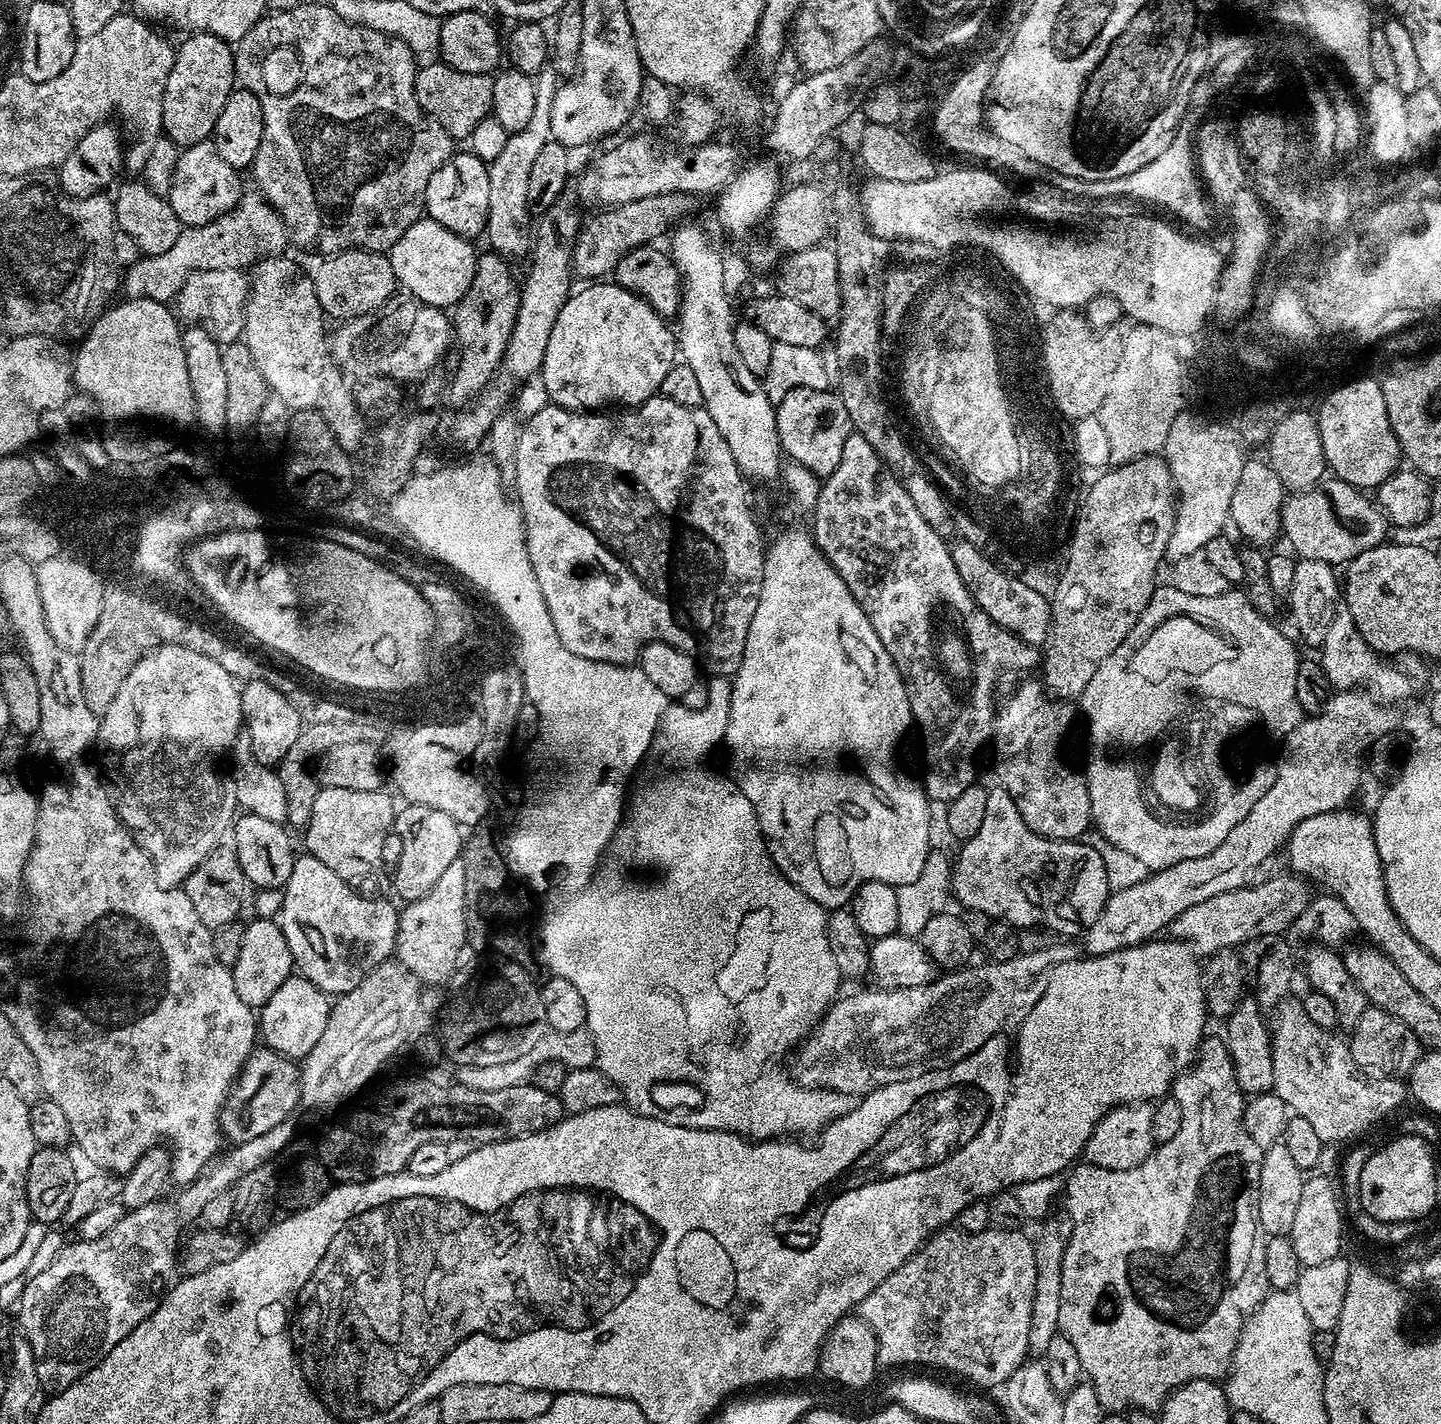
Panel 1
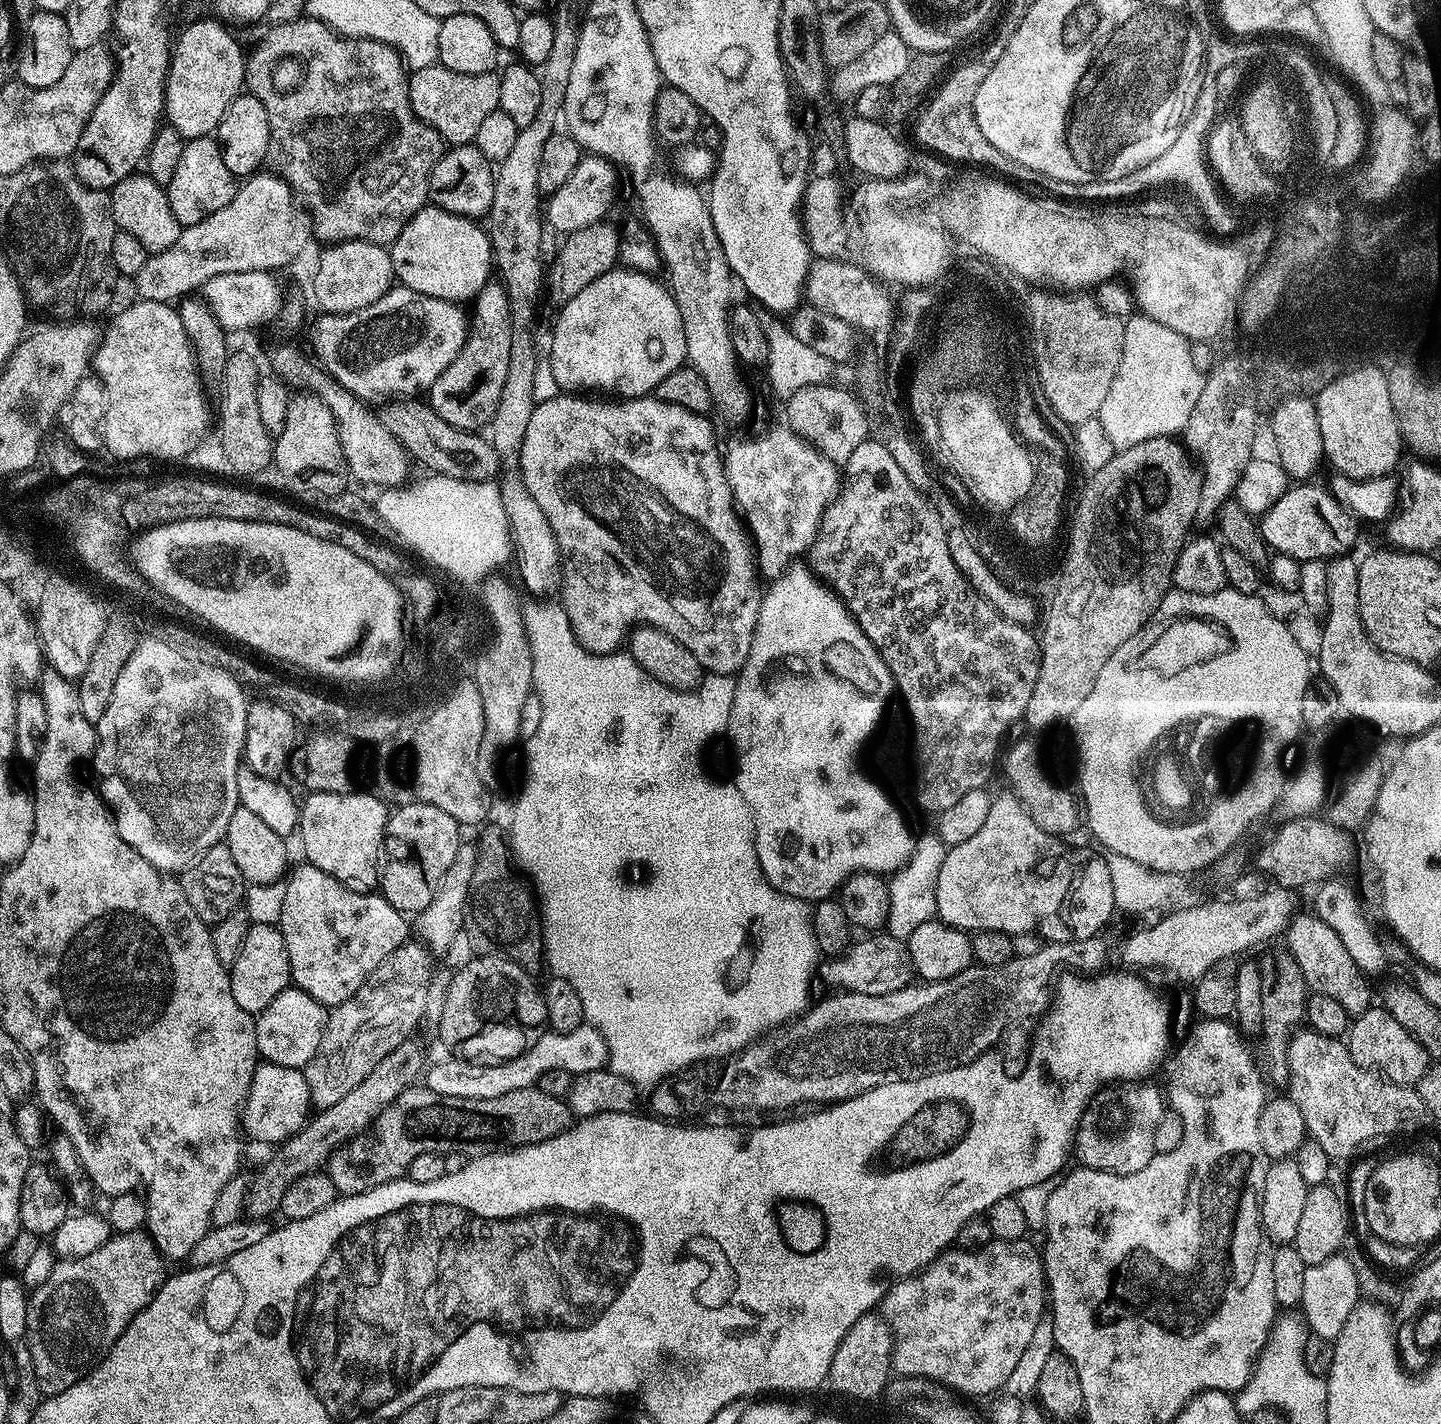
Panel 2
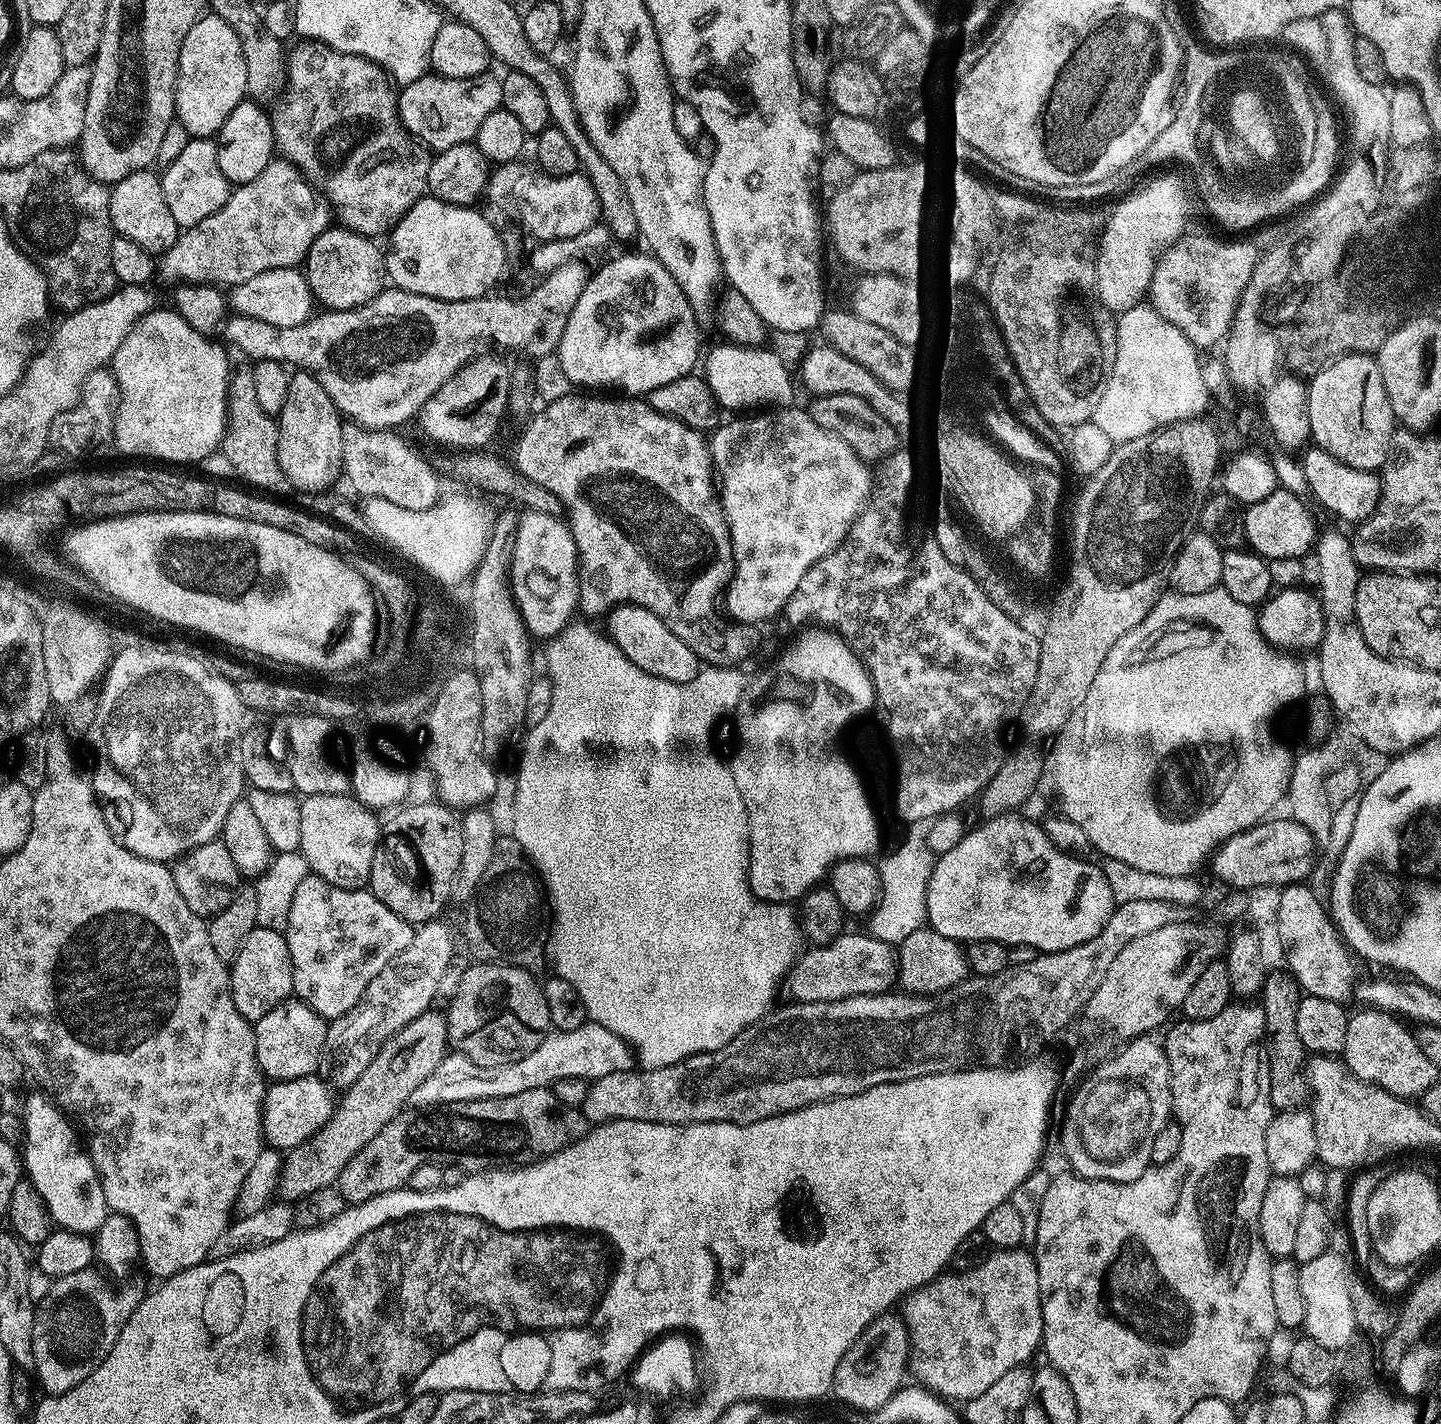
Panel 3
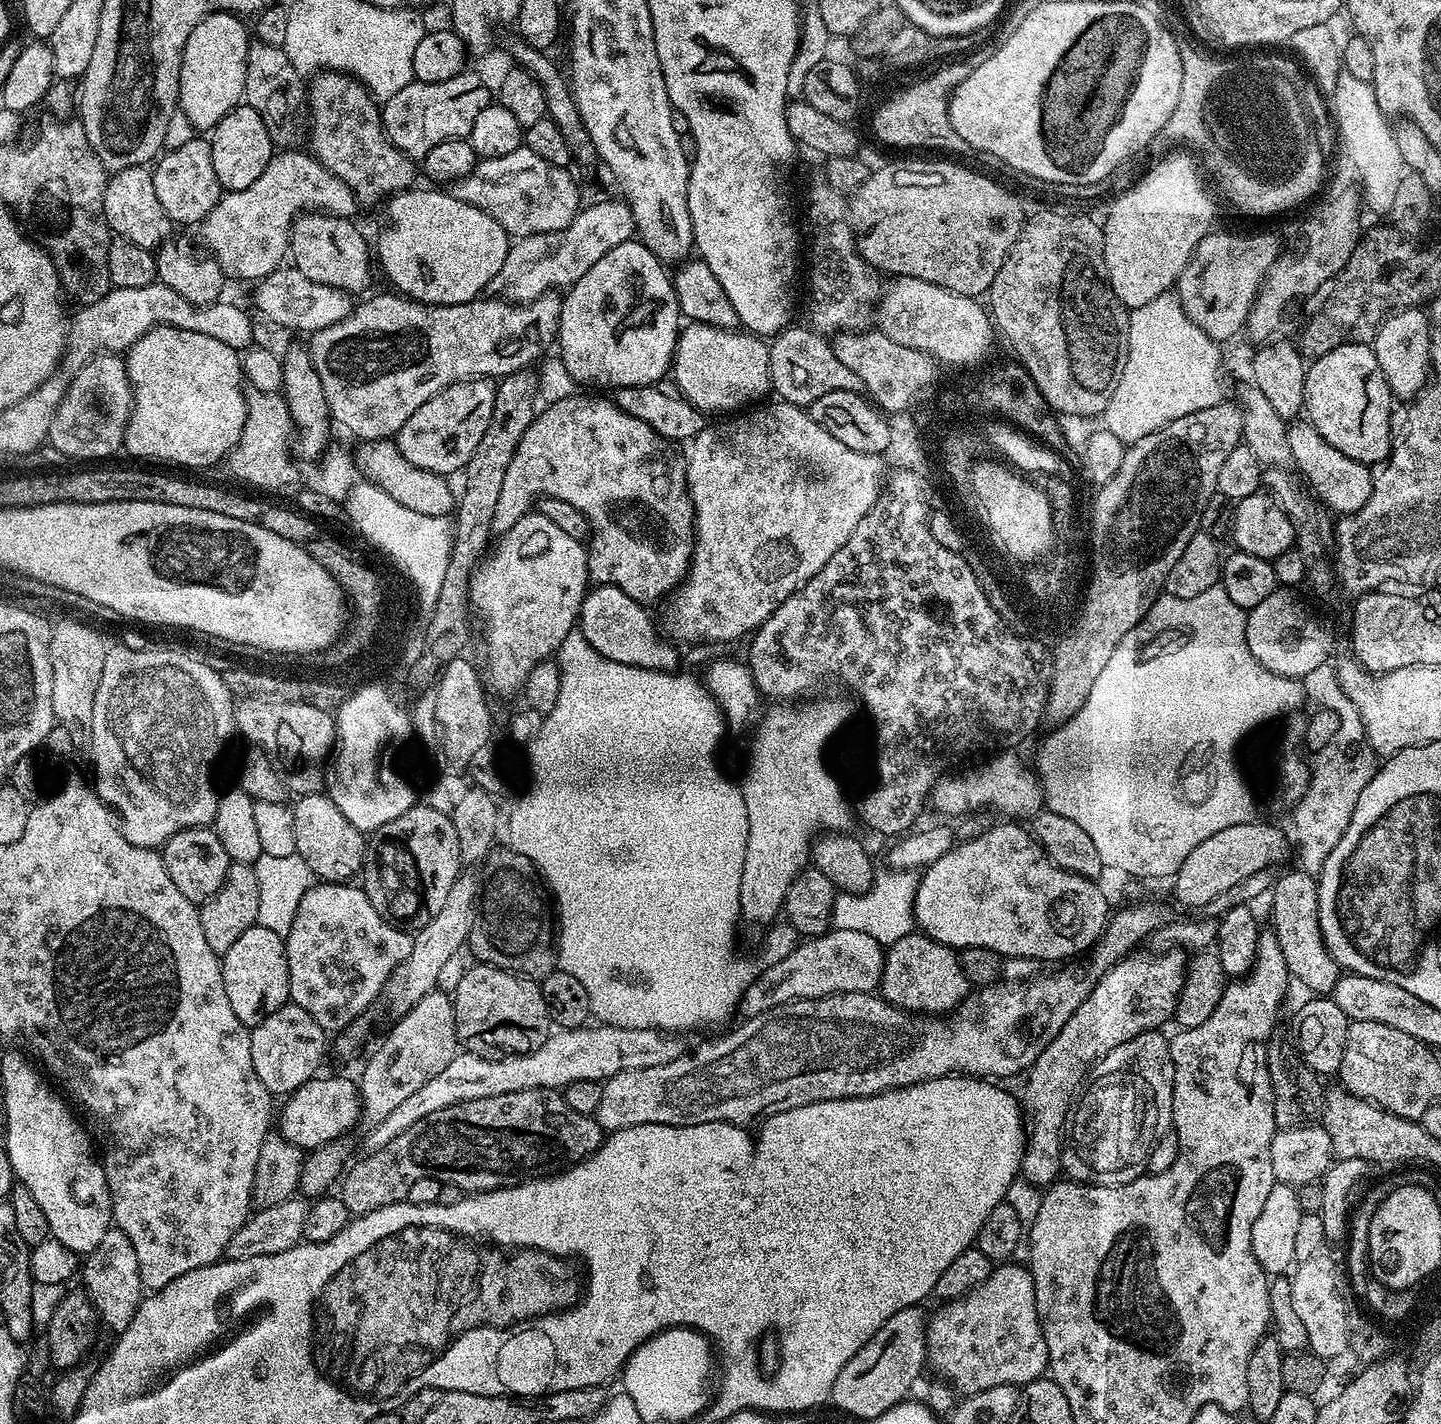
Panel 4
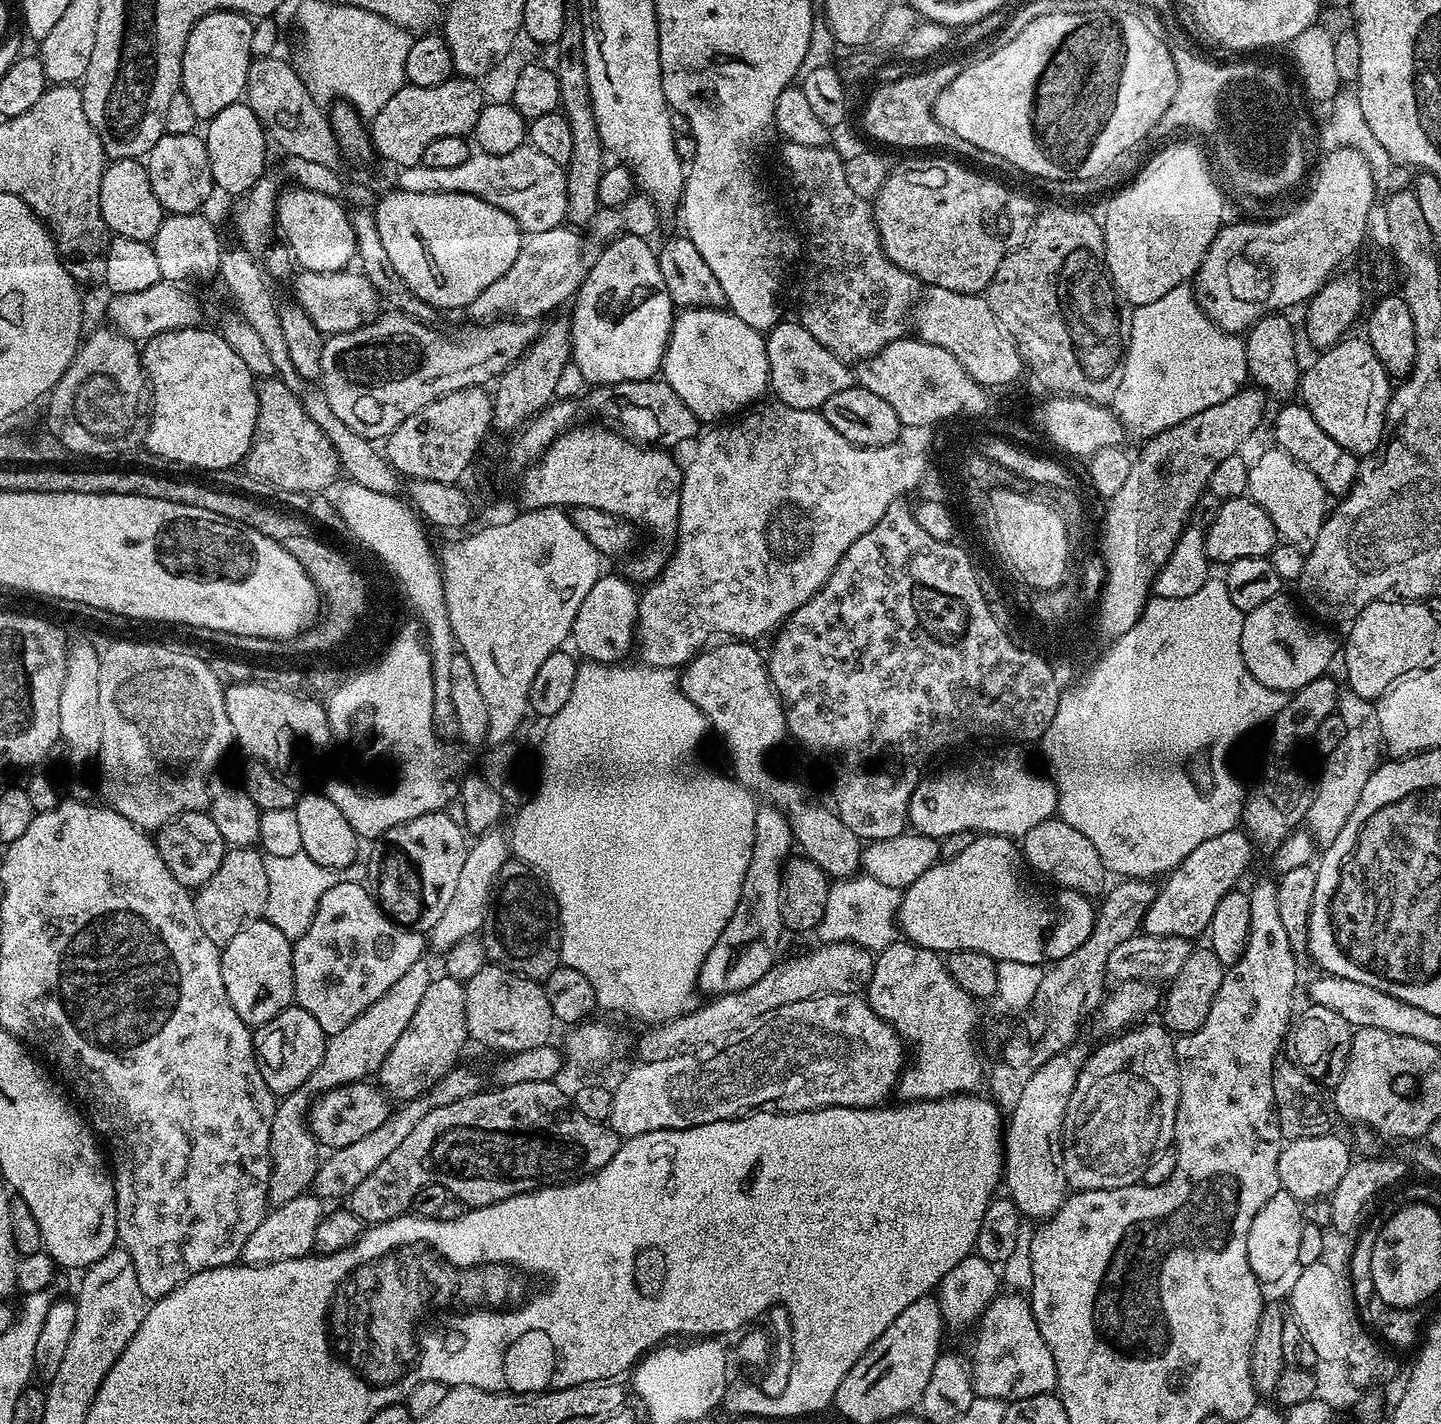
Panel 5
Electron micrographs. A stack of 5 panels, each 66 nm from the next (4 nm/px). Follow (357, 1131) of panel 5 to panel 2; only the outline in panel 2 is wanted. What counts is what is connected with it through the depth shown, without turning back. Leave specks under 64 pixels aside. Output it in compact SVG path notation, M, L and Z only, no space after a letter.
M260 1062L254 1070L248 1097L244 1099L242 1128L249 1137L279 1146L304 1128L313 1108L311 1087L301 1069Z

